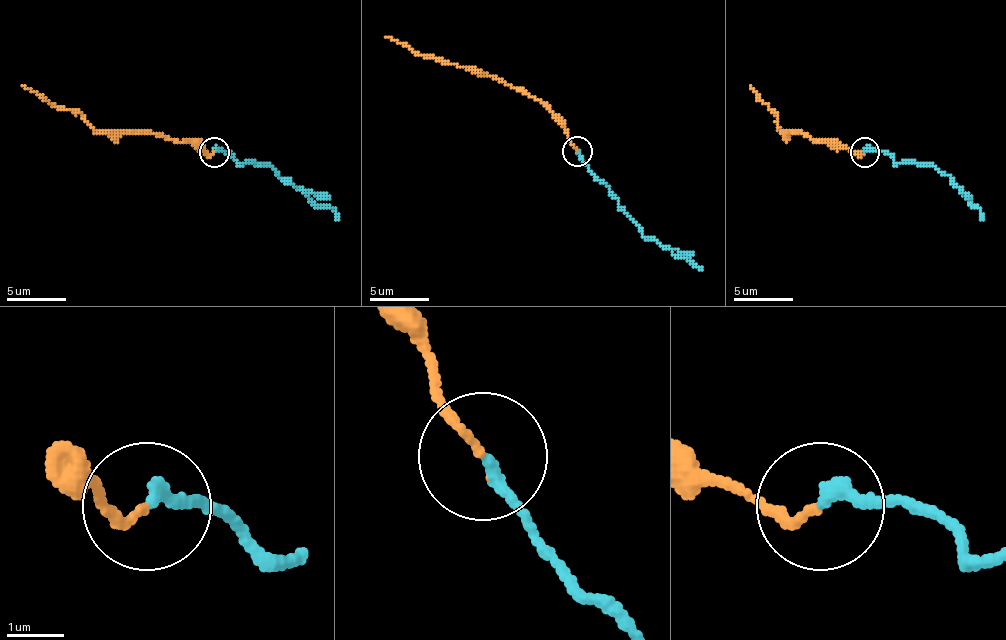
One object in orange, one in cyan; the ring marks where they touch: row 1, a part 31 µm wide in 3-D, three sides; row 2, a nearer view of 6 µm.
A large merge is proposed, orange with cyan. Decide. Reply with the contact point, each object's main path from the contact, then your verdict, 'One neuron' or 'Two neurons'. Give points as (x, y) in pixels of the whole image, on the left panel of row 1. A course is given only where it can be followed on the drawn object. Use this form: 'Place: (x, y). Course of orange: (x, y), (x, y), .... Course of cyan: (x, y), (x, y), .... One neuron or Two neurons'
Place: (214, 152). Course of orange: (213, 151), (174, 139), (96, 130), (78, 112), (51, 106), (22, 85). Course of cyan: (213, 151), (228, 151), (240, 163), (267, 163), (318, 205), (326, 205), (338, 220). One neuron

